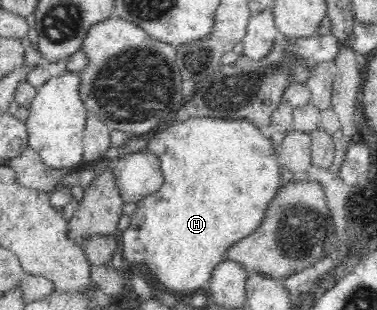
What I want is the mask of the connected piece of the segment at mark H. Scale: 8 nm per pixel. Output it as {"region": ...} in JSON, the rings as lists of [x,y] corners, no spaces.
{"region":[[[194,116],[184,119],[184,121],[174,121],[174,123],[172,118],[170,118],[156,131],[143,136],[145,139],[148,139],[144,150],[155,155],[157,161],[159,161],[163,182],[152,195],[146,195],[146,197],[142,197],[140,201],[137,201],[136,211],[130,216],[130,226],[126,231],[122,231],[122,235],[120,235],[120,249],[124,253],[123,259],[125,265],[127,267],[130,265],[144,265],[148,269],[147,272],[152,277],[156,277],[156,281],[162,287],[166,287],[166,291],[176,291],[178,294],[192,293],[194,290],[202,292],[206,284],[208,284],[214,266],[226,258],[228,247],[244,236],[247,236],[260,223],[262,217],[264,217],[266,207],[268,207],[268,201],[270,201],[270,197],[274,195],[280,183],[281,166],[276,158],[277,151],[274,150],[271,139],[266,137],[265,131],[257,129],[248,118],[244,120],[233,120]]]}

